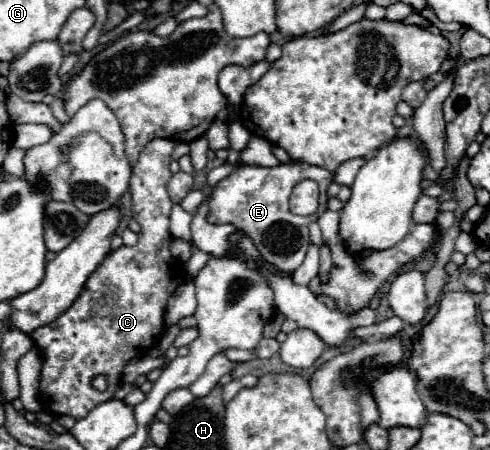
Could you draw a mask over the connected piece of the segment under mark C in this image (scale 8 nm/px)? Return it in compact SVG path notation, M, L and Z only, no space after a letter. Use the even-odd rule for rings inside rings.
M156 138L148 142L148 148L144 148L134 164L130 192L132 216L140 224L138 244L110 252L92 272L90 286L80 292L76 302L56 322L32 332L32 340L42 356L40 402L46 410L58 416L68 414L80 420L94 406L110 400L120 384L122 368L132 358L144 356L152 346L158 346L162 338L166 302L186 280L182 262L170 254L172 200L166 186L172 176L168 168L172 150L172 140ZM98 374L108 378L108 388L104 392L90 384Z

